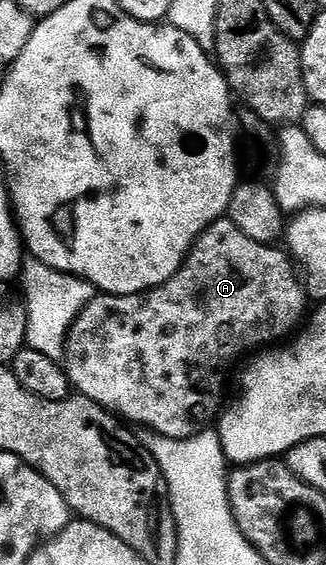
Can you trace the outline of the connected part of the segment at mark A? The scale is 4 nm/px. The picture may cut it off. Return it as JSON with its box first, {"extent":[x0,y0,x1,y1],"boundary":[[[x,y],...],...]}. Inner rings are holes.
{"extent":[63,218,307,440],"boundary":[[[222,218],[215,221],[203,235],[198,236],[191,251],[185,255],[181,268],[173,276],[167,278],[158,288],[153,288],[149,292],[131,294],[130,296],[94,295],[93,299],[74,317],[65,337],[63,367],[70,385],[86,400],[95,402],[100,408],[104,408],[106,412],[113,413],[114,416],[128,422],[130,425],[142,424],[143,427],[150,428],[148,430],[150,433],[166,436],[172,440],[190,440],[192,436],[198,436],[199,433],[206,431],[212,425],[209,423],[212,420],[214,423],[223,411],[221,395],[225,392],[225,371],[244,352],[250,351],[249,353],[252,353],[254,350],[261,350],[266,346],[273,346],[281,342],[281,339],[297,323],[300,325],[306,319],[305,300],[307,301],[307,289],[298,269],[295,267],[294,261],[291,259],[290,253],[285,250],[280,252],[279,249],[280,247],[272,244],[255,242],[255,238],[247,238],[247,234],[243,234],[243,230],[239,230],[239,226],[235,226],[232,220]]]}

